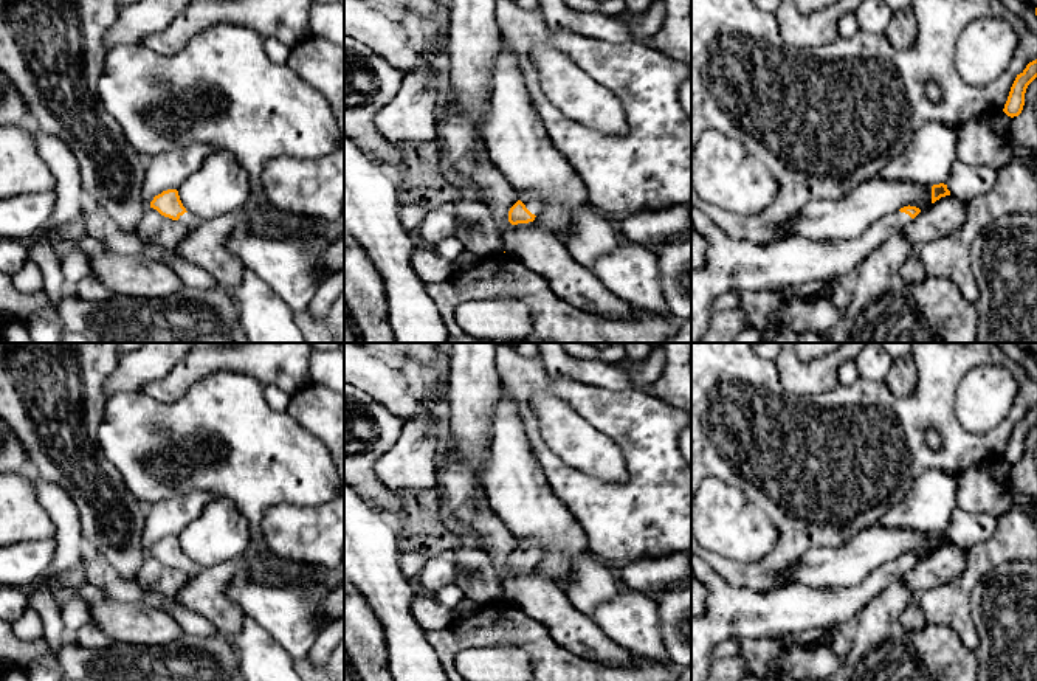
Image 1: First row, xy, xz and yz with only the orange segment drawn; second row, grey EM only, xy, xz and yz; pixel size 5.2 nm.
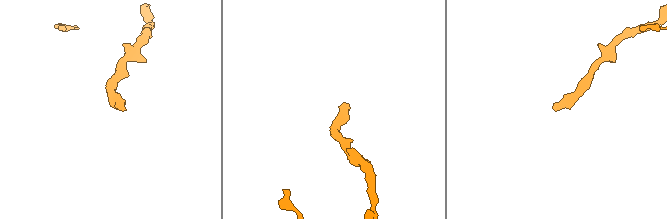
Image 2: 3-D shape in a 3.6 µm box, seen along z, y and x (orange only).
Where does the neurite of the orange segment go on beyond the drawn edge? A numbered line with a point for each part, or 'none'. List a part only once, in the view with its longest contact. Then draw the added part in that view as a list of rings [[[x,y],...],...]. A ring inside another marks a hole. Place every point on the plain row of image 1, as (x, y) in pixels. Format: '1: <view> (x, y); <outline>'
1: xz (529, 546); [[[524,540],[524,541],[521,541],[519,548],[535,563],[543,557],[541,548],[533,540]]]

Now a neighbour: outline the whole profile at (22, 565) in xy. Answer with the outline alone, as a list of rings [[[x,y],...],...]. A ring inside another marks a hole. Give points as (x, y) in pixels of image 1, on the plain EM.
[[[54,537],[0,546],[0,586],[34,586],[51,565],[56,548]]]

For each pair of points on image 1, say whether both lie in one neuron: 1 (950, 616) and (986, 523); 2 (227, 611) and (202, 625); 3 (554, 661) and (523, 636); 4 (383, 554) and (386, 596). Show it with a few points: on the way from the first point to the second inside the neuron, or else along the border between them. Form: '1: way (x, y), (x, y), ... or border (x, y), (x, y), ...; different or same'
1: border (999, 518), (995, 531), (966, 551); different
2: border (177, 602), (203, 616), (213, 625), (214, 633); different
3: way (546, 653), (530, 638); same
4: way (383, 565), (383, 585); same

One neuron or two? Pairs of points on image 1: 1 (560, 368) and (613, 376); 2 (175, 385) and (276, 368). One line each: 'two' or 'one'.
1: one
2: one

